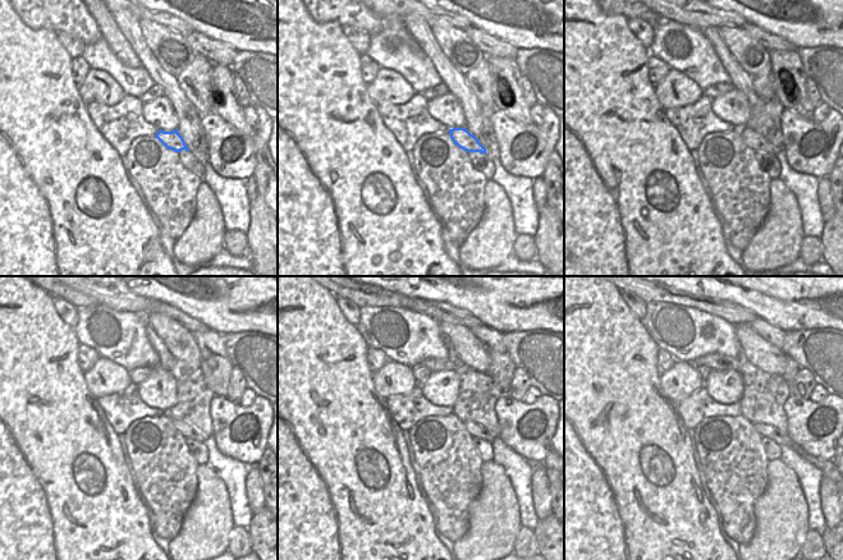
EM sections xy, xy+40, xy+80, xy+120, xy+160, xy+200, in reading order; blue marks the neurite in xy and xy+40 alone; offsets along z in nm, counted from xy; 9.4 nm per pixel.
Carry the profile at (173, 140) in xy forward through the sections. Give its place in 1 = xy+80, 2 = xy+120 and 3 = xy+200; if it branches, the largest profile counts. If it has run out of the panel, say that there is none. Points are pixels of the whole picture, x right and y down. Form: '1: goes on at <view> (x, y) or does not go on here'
1: goes on at xy+80 (752, 140)
2: goes on at xy+120 (189, 431)
3: goes on at xy+200 (782, 439)

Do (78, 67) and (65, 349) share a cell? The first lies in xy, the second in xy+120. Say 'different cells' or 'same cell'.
different cells

